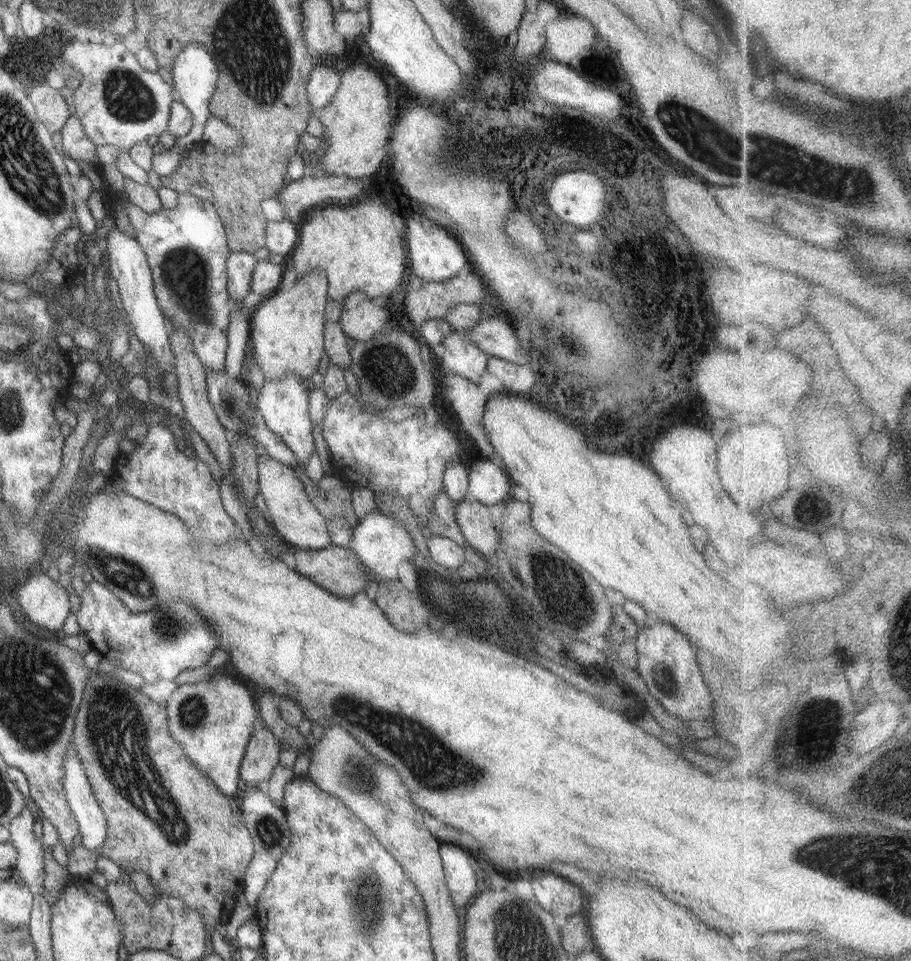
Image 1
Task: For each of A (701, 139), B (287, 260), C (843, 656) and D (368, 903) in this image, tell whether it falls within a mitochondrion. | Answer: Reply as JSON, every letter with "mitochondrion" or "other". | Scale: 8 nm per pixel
{"A":"mitochondrion","B":"other","C":"other","D":"mitochondrion"}

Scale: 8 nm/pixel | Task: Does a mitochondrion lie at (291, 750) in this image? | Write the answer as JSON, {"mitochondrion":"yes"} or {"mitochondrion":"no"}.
{"mitochondrion":"no"}

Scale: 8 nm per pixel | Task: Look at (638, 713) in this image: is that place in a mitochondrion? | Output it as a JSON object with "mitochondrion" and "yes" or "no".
{"mitochondrion":"no"}

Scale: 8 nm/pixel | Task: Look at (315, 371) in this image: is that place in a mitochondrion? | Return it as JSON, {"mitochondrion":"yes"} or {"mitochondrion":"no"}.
{"mitochondrion":"no"}

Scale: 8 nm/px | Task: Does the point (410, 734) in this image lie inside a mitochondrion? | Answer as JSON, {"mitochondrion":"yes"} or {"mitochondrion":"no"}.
{"mitochondrion":"yes"}

